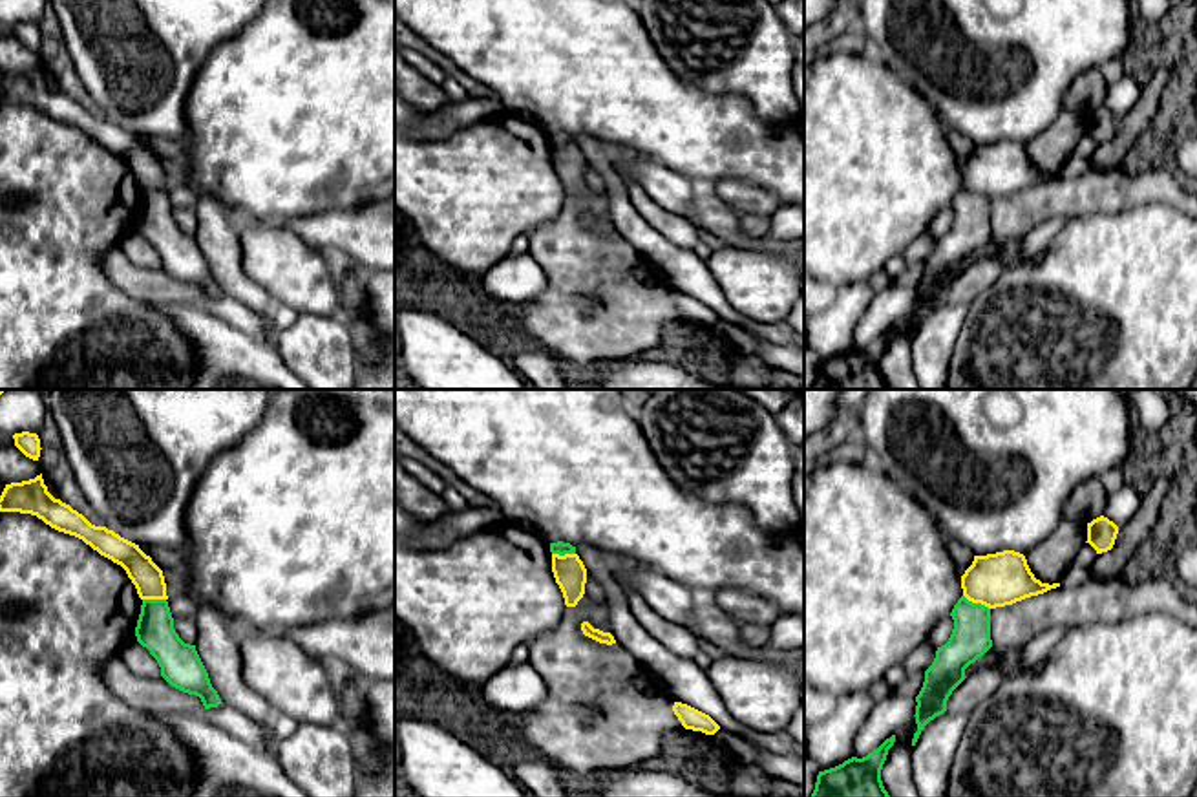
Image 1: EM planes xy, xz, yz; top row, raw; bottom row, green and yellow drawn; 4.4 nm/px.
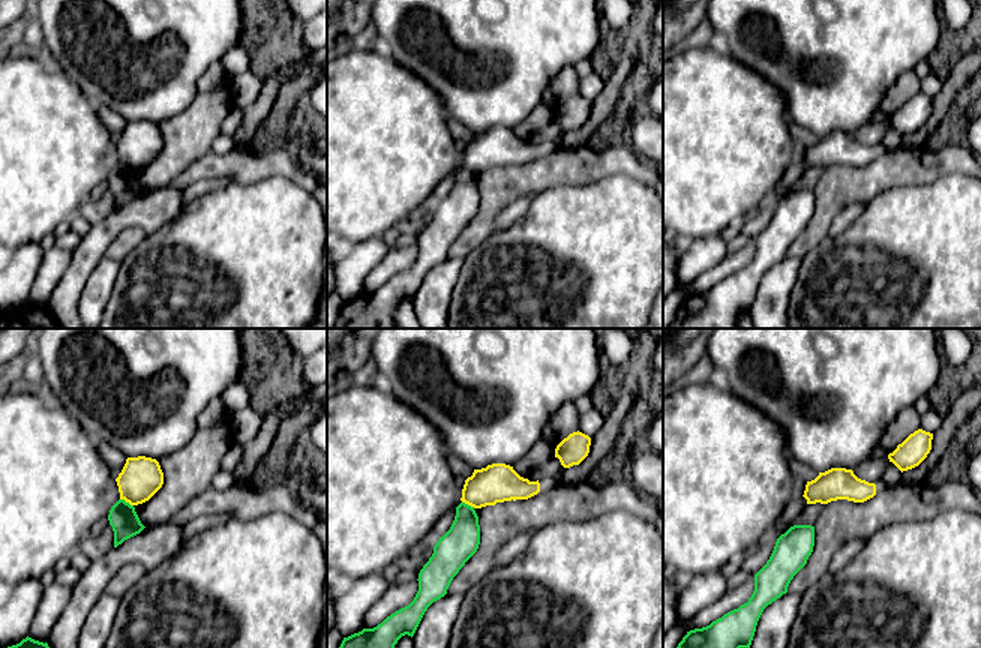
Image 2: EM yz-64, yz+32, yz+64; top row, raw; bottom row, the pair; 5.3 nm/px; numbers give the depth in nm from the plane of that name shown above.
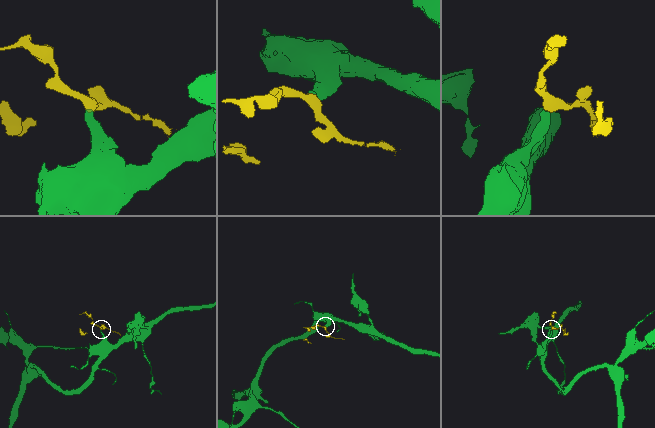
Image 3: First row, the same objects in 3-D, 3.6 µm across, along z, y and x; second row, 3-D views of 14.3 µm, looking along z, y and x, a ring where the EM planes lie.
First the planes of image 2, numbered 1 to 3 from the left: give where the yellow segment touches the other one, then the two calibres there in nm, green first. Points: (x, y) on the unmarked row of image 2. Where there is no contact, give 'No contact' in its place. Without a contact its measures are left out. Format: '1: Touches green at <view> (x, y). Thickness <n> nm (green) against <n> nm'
1: Touches green at yz-64 (125, 165). Thickness 150 nm (green) against 220 nm
2: Touches green at yz+32 (467, 168). Thickness 190 nm (green) against 200 nm
3: No contact

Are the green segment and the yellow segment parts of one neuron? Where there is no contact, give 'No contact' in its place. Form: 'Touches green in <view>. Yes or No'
Touches green in yz. No

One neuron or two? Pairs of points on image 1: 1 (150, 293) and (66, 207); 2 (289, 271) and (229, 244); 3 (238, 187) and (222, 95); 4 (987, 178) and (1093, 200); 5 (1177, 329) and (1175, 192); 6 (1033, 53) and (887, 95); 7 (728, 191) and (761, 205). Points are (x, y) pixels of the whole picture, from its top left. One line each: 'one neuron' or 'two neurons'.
1: two neurons
2: two neurons
3: one neuron
4: one neuron
5: two neurons
6: two neurons
7: one neuron

